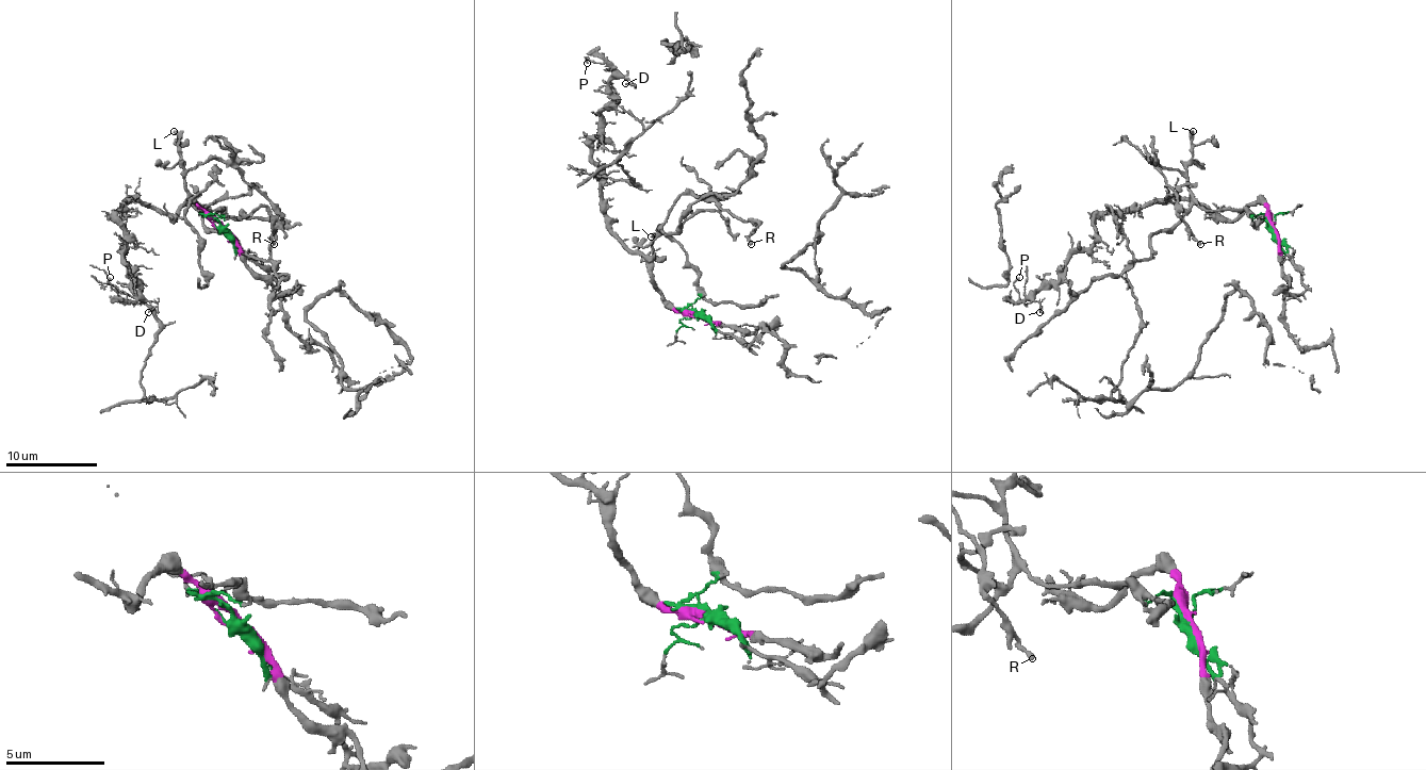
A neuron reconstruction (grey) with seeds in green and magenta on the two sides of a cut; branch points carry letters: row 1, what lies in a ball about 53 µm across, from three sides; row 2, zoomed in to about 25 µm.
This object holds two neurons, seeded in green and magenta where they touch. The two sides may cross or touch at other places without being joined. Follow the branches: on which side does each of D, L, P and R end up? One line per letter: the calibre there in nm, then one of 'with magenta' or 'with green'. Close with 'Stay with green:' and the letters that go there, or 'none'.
D: 100 nm | with magenta
L: 320 nm | with green
P: 130 nm | with magenta
R: 240 nm | with green
Stay with green: L, R

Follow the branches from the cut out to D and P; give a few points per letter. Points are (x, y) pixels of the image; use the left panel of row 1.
D: (220, 227), (196, 203), (186, 203), (173, 219), (134, 199), (115, 213), (134, 289), (157, 305), (148, 311)
P: (220, 227), (196, 203), (173, 219), (129, 199), (115, 213), (134, 295), (123, 297), (109, 277)

